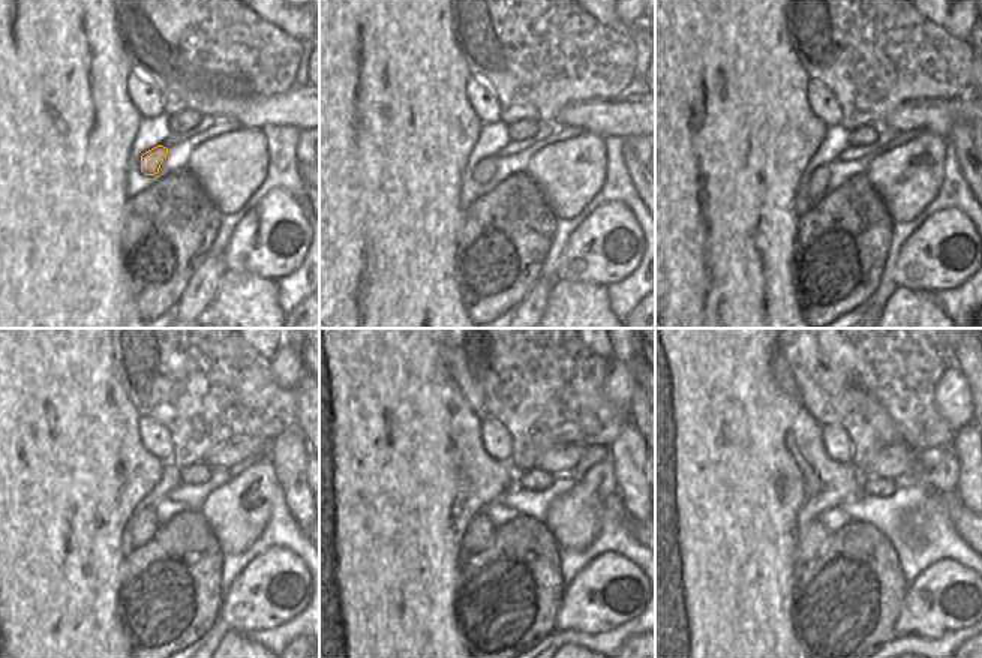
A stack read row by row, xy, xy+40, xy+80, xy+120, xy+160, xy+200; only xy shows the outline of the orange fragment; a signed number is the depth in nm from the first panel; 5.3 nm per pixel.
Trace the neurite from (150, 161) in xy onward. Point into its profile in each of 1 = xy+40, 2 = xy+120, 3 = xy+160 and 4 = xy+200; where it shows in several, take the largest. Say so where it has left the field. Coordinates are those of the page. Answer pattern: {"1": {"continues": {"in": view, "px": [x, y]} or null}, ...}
{"1": {"continues": {"in": "xy+40", "px": [485, 171]}}, "2": {"continues": {"in": "xy+120", "px": [144, 525]}}, "3": {"continues": {"in": "xy+160", "px": [480, 531]}}, "4": {"continues": {"in": "xy+200", "px": [816, 535]}}}

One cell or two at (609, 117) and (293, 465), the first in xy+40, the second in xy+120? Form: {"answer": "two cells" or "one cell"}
{"answer": "two cells"}

